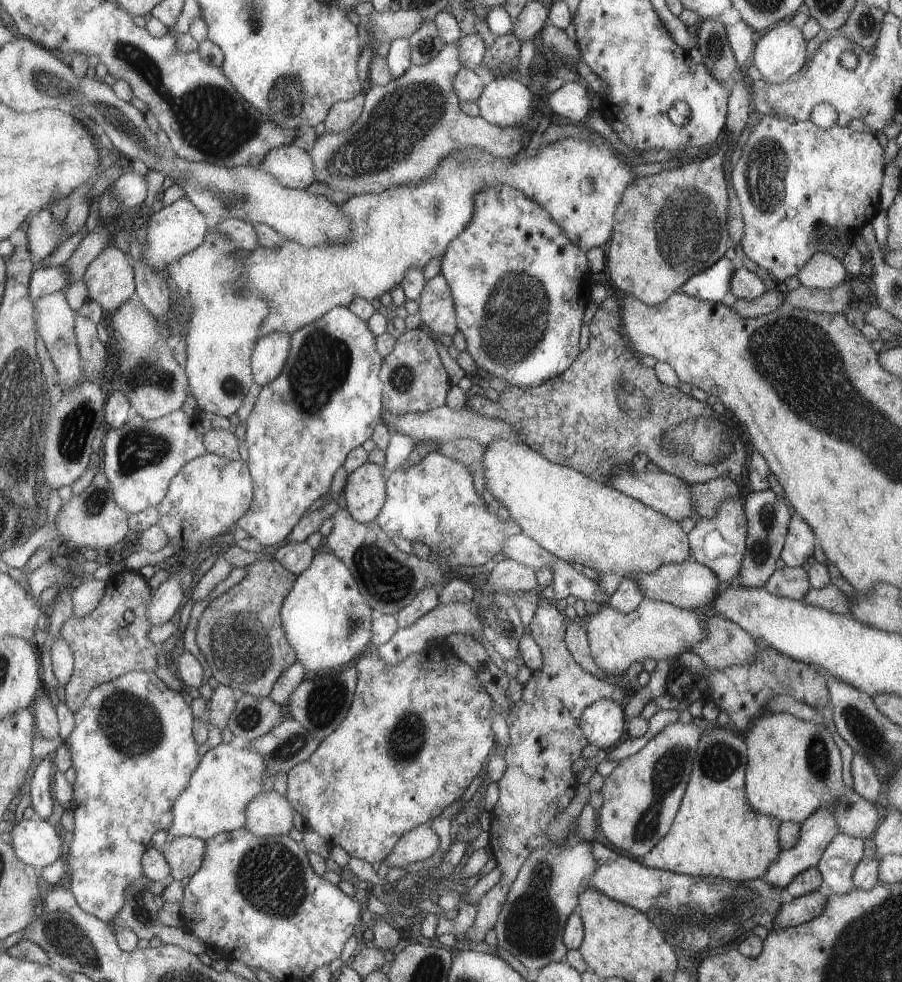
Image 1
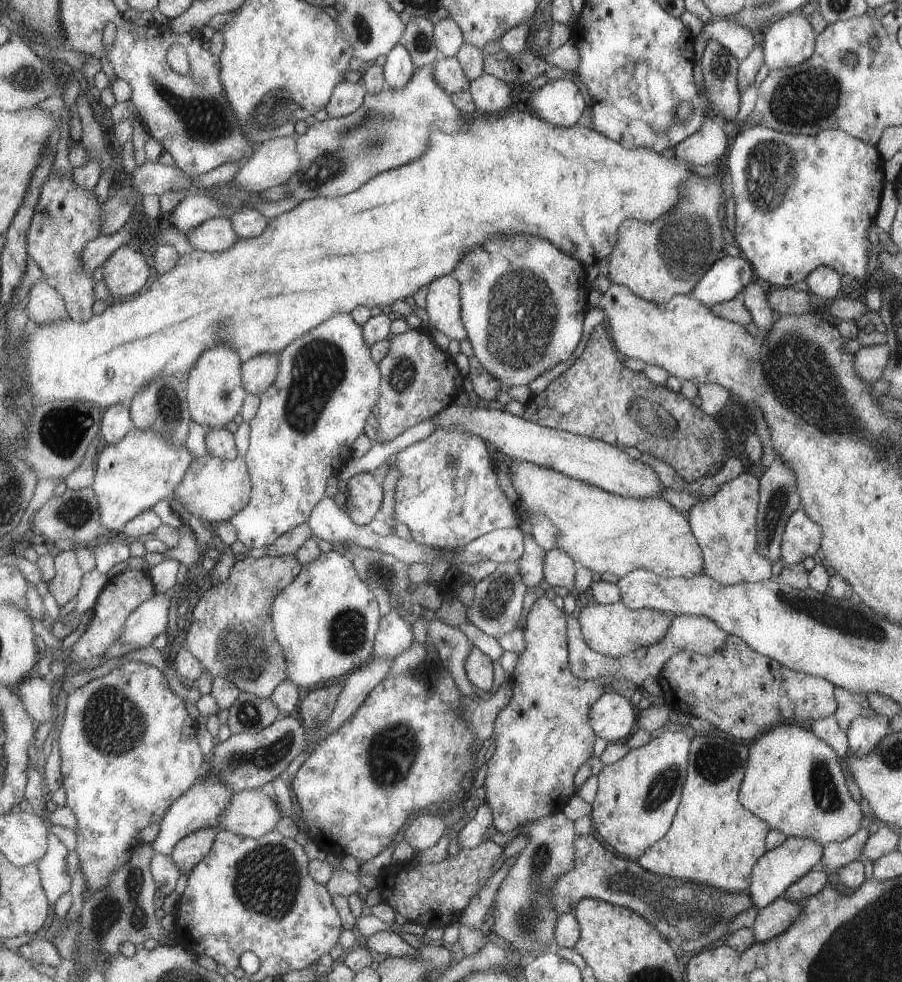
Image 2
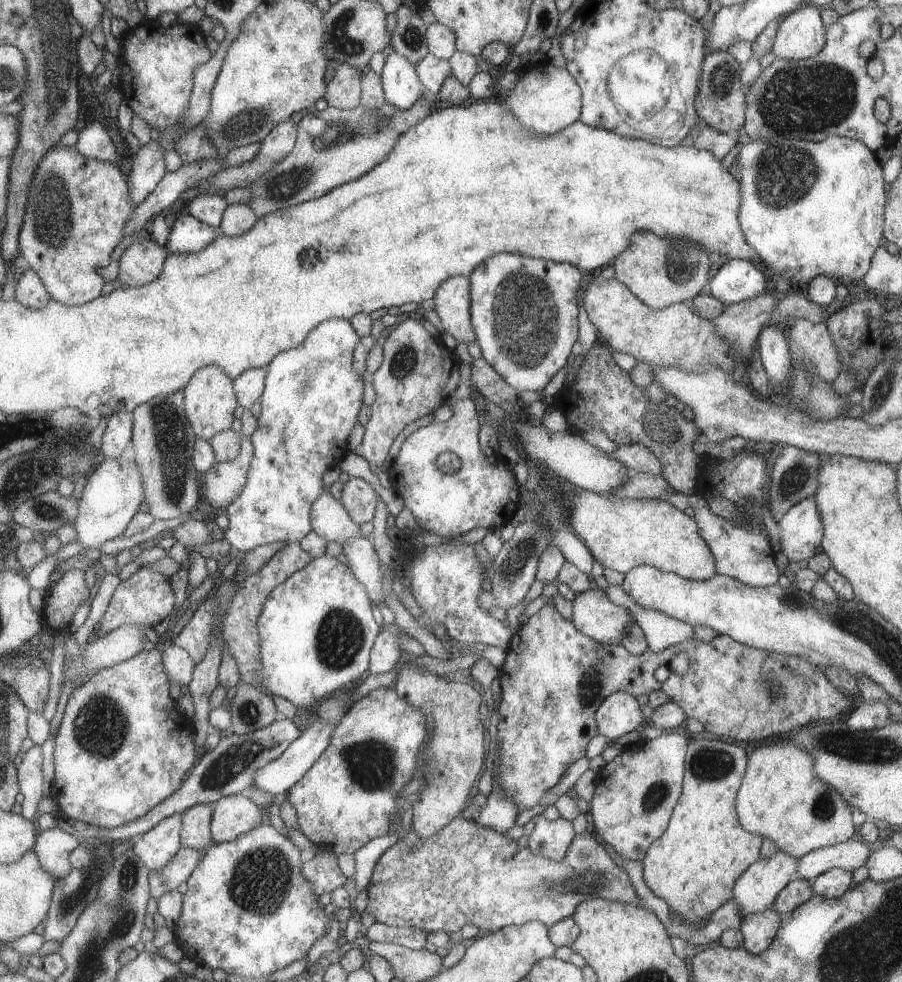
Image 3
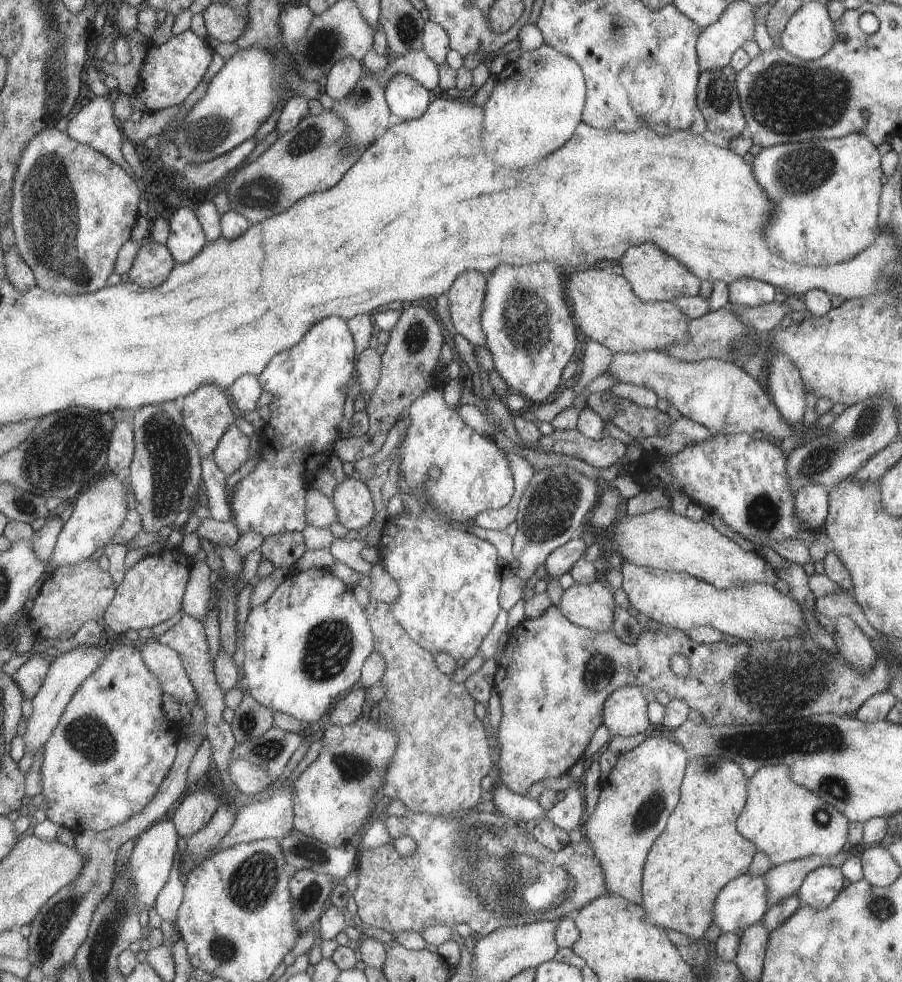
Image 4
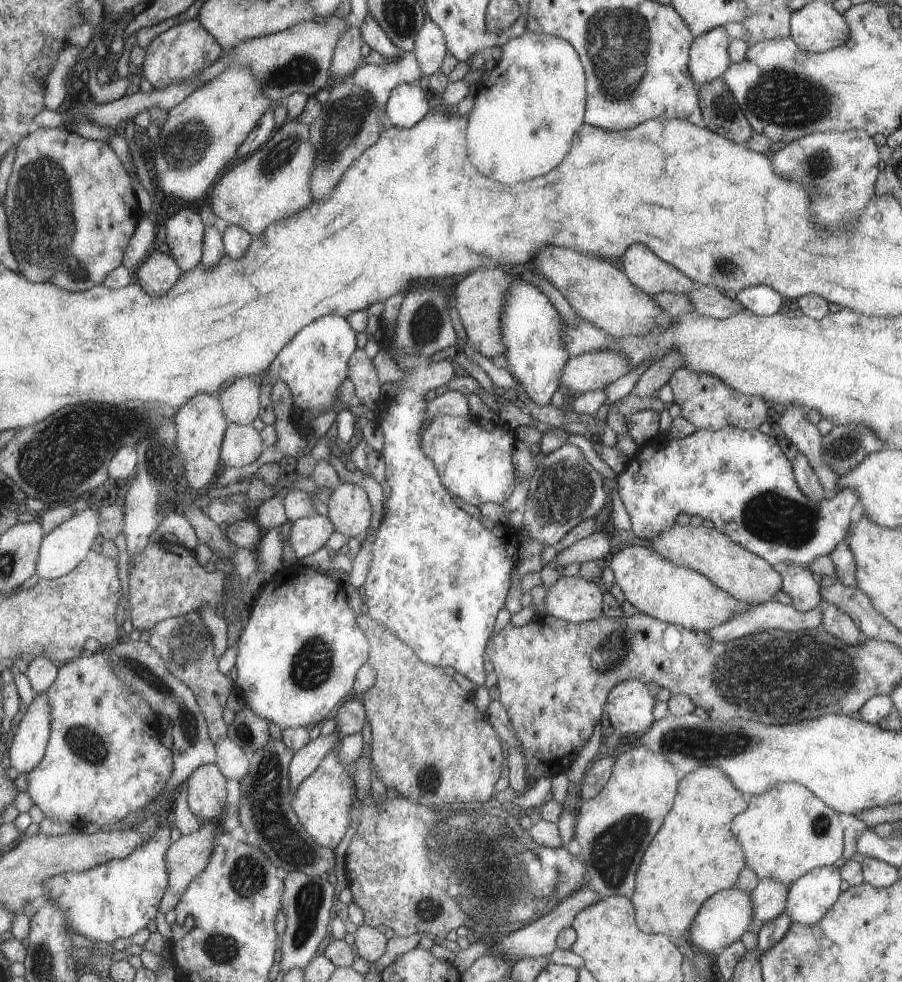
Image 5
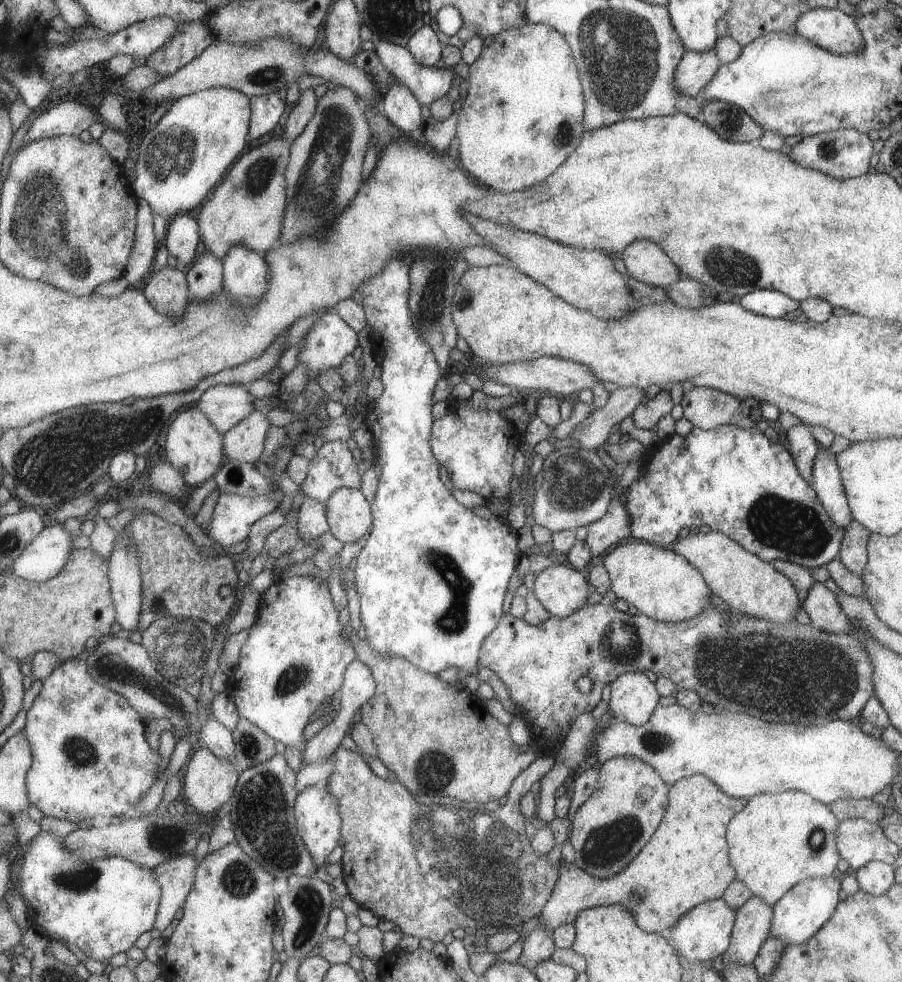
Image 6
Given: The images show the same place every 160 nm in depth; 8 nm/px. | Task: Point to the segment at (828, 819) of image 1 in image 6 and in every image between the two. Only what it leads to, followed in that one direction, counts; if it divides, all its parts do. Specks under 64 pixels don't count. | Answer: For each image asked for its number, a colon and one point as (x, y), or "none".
2: (776, 869)
3: (756, 889)
4: (742, 901)
5: (724, 916)
6: (702, 933)

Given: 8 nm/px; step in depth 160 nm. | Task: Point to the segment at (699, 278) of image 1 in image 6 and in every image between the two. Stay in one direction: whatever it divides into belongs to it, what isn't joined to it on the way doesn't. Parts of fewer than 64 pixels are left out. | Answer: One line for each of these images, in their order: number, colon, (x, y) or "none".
2: (727, 277)
3: (738, 279)
4: (746, 292)
5: (758, 299)
6: (767, 302)

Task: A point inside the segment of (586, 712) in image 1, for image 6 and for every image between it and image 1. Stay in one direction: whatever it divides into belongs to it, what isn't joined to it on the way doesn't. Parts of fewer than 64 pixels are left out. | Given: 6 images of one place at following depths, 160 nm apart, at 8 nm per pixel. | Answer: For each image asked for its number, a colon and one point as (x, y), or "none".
2: (611, 716)
3: (619, 713)
4: (624, 714)
5: (628, 708)
6: (632, 699)

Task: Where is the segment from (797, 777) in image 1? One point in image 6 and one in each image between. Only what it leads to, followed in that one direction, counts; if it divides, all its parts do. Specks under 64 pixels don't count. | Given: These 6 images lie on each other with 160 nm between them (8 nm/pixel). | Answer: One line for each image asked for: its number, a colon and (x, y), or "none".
2: (793, 782)
3: (780, 798)
4: (785, 820)
5: (785, 832)
6: (777, 840)

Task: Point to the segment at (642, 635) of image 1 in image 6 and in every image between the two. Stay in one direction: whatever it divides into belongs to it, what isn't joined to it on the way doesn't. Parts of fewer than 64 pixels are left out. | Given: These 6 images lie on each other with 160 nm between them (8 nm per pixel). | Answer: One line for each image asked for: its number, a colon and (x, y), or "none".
2: (613, 630)
3: (594, 615)
4: (591, 606)
5: (573, 599)
6: (561, 590)

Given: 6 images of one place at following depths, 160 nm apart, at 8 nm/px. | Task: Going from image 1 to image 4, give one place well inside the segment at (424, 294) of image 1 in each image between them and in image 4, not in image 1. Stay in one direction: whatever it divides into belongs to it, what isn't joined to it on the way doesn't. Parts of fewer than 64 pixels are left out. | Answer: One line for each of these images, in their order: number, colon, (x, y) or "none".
2: (443, 307)
3: (451, 300)
4: (465, 296)

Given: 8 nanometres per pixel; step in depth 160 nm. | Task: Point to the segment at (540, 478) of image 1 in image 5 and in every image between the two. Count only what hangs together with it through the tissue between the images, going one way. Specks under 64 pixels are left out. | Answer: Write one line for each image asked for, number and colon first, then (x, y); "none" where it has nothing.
2: (604, 532)
3: (620, 534)
4: (661, 539)
5: (745, 576)

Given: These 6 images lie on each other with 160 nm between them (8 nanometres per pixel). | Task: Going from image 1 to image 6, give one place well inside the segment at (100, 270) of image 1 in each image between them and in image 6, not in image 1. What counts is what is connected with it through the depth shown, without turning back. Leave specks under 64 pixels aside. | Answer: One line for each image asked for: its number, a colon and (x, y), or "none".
2: (125, 271)
3: (142, 261)
4: (153, 262)
5: (159, 271)
6: (166, 289)

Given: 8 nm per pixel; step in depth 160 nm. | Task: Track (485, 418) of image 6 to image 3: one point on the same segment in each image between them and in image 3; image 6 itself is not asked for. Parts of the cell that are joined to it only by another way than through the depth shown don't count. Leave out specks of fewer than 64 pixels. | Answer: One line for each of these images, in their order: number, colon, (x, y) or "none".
3: (482, 493)
4: (474, 477)
5: (475, 465)

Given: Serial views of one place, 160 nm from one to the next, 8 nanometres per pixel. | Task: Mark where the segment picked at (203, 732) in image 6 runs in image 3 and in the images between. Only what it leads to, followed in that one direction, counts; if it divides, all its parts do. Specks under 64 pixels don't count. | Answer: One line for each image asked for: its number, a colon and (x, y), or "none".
3: (277, 776)
4: (249, 779)
5: (233, 763)

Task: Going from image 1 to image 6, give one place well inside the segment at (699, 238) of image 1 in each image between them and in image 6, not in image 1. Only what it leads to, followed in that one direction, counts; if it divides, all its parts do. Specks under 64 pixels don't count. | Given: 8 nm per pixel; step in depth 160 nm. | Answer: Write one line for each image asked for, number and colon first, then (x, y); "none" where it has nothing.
2: (657, 260)
3: (660, 271)
4: (654, 275)
5: (644, 268)
6: (644, 261)

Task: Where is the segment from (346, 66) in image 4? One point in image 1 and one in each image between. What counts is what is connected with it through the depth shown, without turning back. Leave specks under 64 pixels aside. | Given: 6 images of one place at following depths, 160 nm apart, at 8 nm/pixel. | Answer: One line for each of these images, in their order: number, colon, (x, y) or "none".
1: (343, 114)
2: (347, 97)
3: (344, 89)

